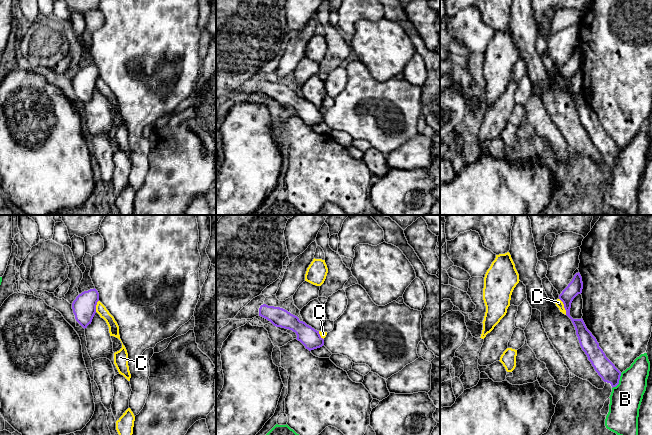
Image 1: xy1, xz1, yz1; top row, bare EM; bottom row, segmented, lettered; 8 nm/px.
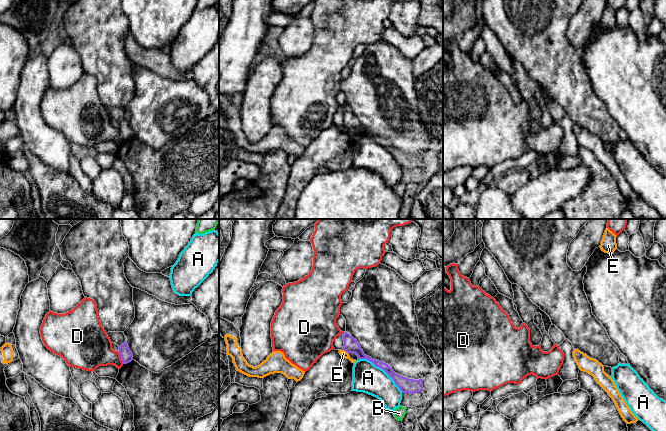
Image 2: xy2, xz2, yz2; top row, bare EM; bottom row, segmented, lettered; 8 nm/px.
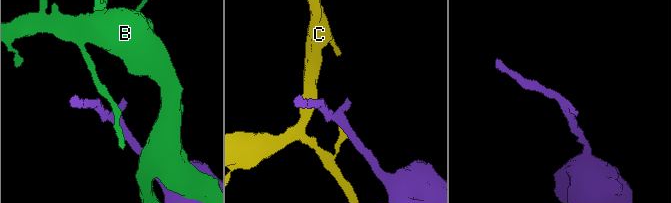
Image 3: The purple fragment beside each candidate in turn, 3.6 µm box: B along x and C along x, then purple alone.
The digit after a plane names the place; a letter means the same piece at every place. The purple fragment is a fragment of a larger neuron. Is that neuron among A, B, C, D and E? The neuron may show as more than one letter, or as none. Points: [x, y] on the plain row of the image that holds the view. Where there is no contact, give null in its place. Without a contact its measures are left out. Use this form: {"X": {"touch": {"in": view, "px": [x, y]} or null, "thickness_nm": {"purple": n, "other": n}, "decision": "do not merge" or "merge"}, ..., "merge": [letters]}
{"A": {"touch": {"in": "xz2", "px": [382, 144]}, "thickness_nm": {"purple": 120, "other": 240}, "decision": "do not merge"}, "B": {"touch": {"in": "yz1", "px": [618, 157]}, "thickness_nm": {"purple": 150, "other": 260}, "decision": "do not merge"}, "C": {"touch": {"in": "yz1", "px": [564, 82]}, "thickness_nm": {"purple": 120, "other": 60}, "decision": "do not merge"}, "D": {"touch": {"in": "xy2", "px": [120, 132]}, "thickness_nm": {"purple": 100, "other": 320}, "decision": "do not merge"}, "E": {"touch": {"in": "xz2", "px": [345, 126]}, "thickness_nm": {"purple": 120, "other": 50}, "decision": "do not merge"}, "merge": []}

